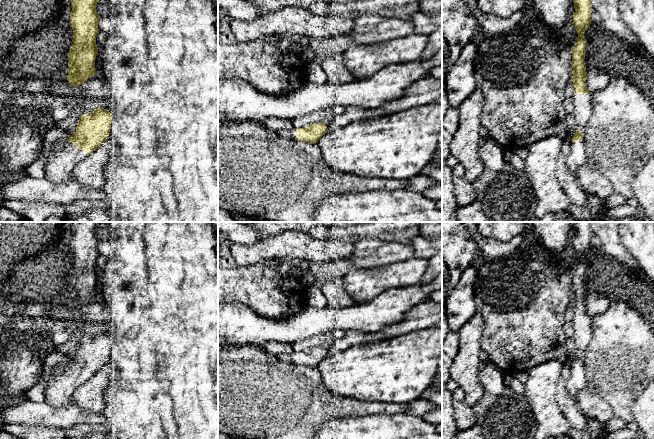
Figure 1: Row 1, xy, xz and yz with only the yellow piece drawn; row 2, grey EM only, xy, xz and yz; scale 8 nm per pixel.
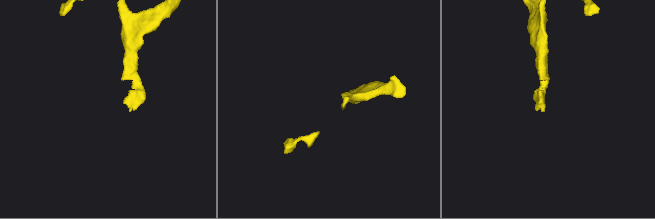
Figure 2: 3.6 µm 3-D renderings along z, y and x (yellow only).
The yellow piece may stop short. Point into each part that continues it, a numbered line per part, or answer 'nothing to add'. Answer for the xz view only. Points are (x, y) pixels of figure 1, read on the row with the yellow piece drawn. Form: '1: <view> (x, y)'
1: xz (288, 134)

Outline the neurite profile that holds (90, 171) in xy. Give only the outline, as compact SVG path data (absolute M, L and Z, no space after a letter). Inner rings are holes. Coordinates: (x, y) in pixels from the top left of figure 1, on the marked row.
M102 146L75 165L73 178L94 189L104 185L104 168L110 157L110 149Z

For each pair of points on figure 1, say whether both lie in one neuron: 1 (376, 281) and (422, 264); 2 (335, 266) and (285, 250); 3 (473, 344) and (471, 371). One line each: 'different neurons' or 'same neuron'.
1: same neuron
2: different neurons
3: same neuron

